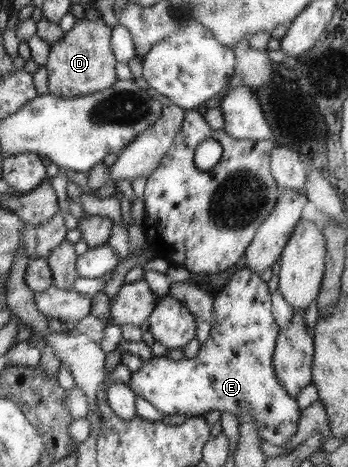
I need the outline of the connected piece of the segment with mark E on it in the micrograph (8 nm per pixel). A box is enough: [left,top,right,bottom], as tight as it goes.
[130,268,302,446]

